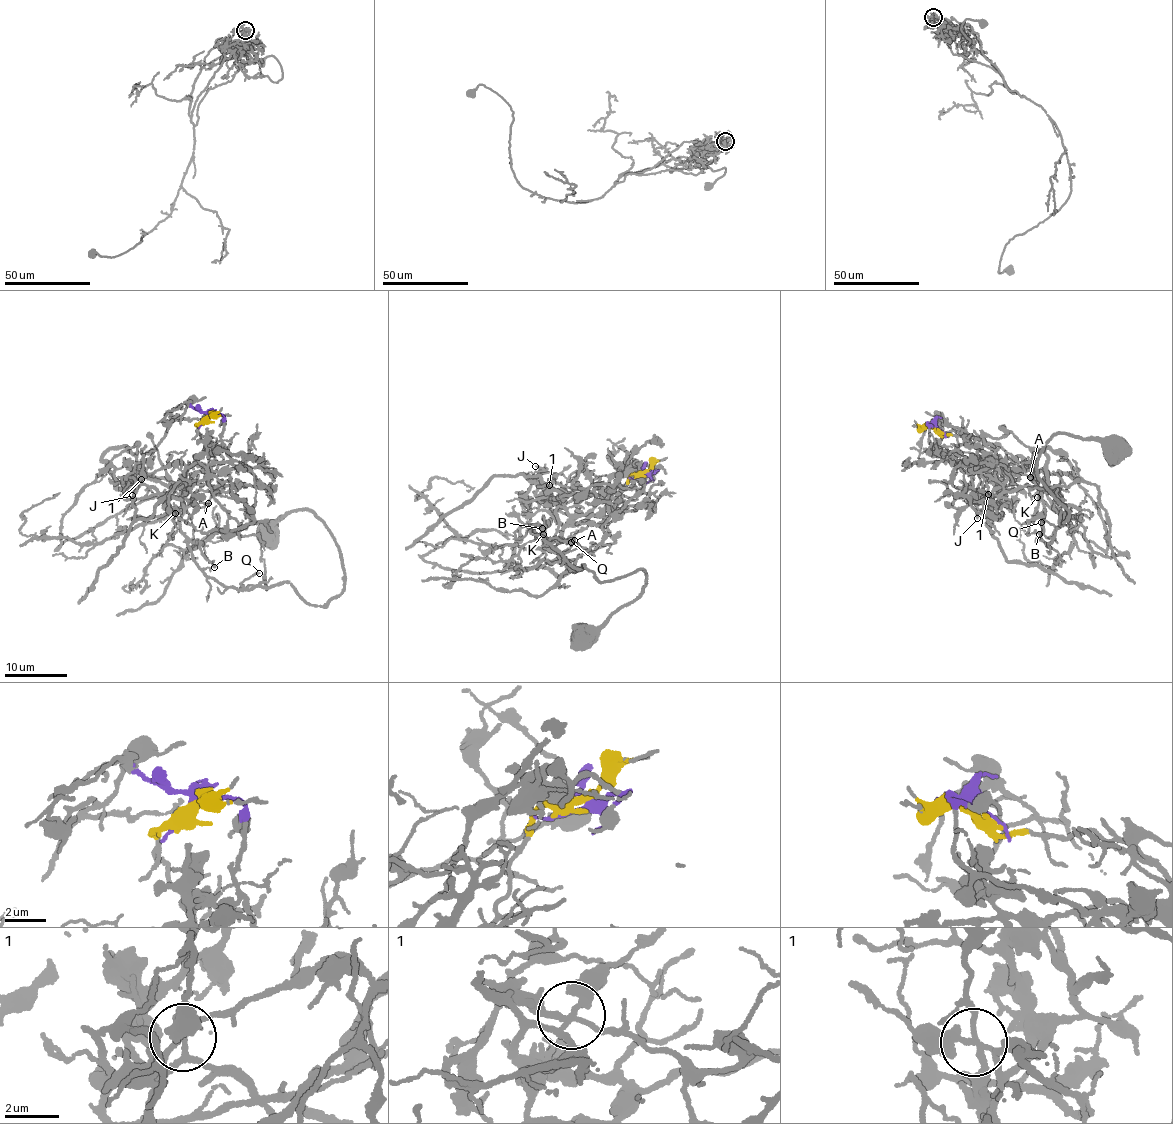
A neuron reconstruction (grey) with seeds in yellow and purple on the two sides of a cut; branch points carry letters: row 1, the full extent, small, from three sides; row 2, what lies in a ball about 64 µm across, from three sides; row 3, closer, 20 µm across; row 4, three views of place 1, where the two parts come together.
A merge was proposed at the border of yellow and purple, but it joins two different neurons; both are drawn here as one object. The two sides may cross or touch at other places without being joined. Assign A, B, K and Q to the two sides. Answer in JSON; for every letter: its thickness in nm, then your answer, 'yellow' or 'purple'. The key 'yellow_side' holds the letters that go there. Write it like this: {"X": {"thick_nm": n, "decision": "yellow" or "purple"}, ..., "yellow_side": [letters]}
{"A": {"thick_nm": 120, "decision": "purple"}, "B": {"thick_nm": 130, "decision": "purple"}, "K": {"thick_nm": 100, "decision": "purple"}, "Q": {"thick_nm": 160, "decision": "purple"}, "yellow_side": []}

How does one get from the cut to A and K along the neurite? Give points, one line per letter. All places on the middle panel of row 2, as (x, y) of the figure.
A: (644, 474), (656, 470), (646, 465), (631, 487), (587, 492), (573, 505), (557, 507), (554, 538), (574, 540)
K: (644, 474), (656, 470), (646, 465), (631, 487), (557, 507), (556, 536), (538, 540), (543, 534)

